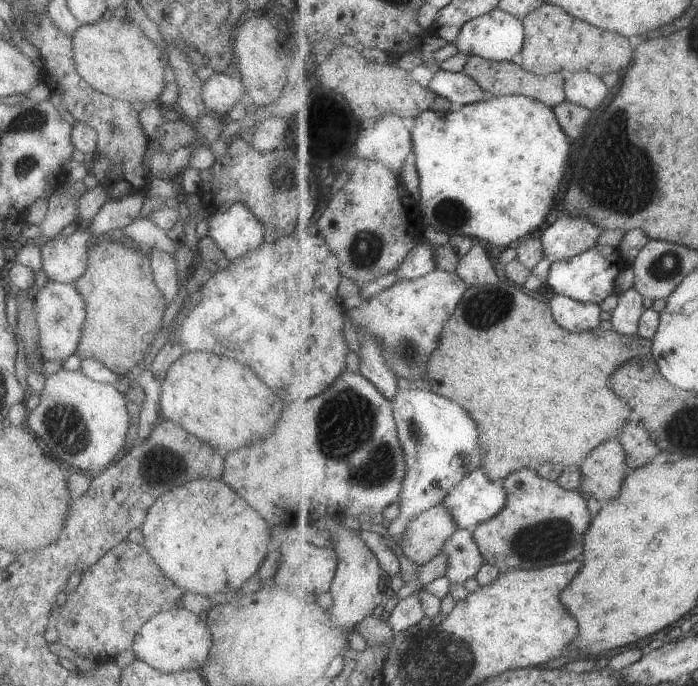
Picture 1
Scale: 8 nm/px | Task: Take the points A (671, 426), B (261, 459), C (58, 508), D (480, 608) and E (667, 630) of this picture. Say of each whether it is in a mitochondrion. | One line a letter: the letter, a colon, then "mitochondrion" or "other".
A: mitochondrion
B: other
C: other
D: other
E: other

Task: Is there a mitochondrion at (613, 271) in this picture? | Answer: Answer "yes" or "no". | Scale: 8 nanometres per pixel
no

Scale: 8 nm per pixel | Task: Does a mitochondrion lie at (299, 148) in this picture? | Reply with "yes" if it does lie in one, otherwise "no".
yes

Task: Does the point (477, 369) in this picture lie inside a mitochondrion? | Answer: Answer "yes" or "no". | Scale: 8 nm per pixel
no

